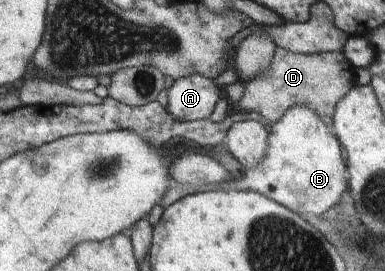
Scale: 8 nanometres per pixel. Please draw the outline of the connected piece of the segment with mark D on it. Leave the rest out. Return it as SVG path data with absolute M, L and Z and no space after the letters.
M277 46L272 56L271 68L266 74L245 84L244 97L236 108L257 112L270 122L280 118L294 106L310 106L319 112L326 126L334 125L334 114L340 100L355 84L355 66L345 57L342 49L331 53L297 53Z

